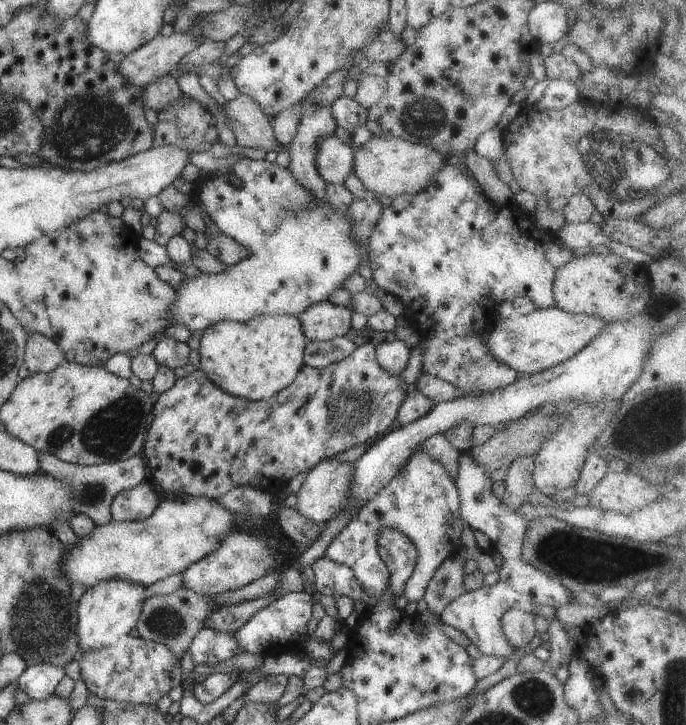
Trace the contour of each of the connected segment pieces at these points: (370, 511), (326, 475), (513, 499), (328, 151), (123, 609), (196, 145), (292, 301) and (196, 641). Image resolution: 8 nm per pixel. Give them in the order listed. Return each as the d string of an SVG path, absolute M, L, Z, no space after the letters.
M417 450L401 470L382 486L357 512L349 523L329 542L322 556L353 571L361 590L379 598L387 590L390 572L377 552L377 534L381 528L393 528L405 534L417 551L412 573L403 586L403 596L417 601L423 596L427 582L444 558L461 548L461 520L456 482L437 458Z
M330 457L320 460L299 485L295 493L294 510L297 510L301 516L305 516L307 520L323 526L327 520L342 511L341 506L347 496L351 474L353 474L353 462L339 462L339 460L331 460Z
M517 457L505 469L505 490L500 500L511 510L524 503L527 494L533 489L532 457Z
M335 135L325 136L313 156L317 176L327 184L344 184L347 174L352 171L353 148L337 140Z
M121 578L99 580L97 584L86 588L78 599L76 608L75 634L77 634L79 654L81 652L93 652L99 648L109 648L121 636L127 635L129 630L135 626L145 600L147 600L147 596L145 596L143 584L127 582Z
M183 93L179 100L157 110L156 113L156 122L150 124L151 130L153 130L153 142L151 142L153 148L165 144L165 146L177 146L191 154L192 152L205 152L205 150L209 150L209 146L213 142L217 142L218 130L211 114L202 108L197 100L193 100Z
M245 154L229 168L229 172L194 183L191 194L202 217L211 219L225 236L238 241L247 256L237 264L227 265L223 272L187 277L174 290L177 298L166 310L169 322L185 326L190 333L201 333L209 324L221 320L245 322L256 314L301 314L307 306L325 301L329 294L342 288L343 282L361 264L367 264L366 244L353 240L351 236L351 218L339 214L329 203L317 200L307 188L299 186L288 168L276 165L270 157Z
M203 628L198 630L190 640L188 652L195 664L203 662L213 666L216 662L240 654L241 650L237 640L233 638L233 632Z

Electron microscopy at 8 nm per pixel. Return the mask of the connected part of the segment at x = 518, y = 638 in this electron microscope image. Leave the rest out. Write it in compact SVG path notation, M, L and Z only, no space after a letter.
M508 608L503 612L499 622L501 622L501 630L507 638L507 644L511 648L523 647L533 638L536 633L533 618L534 615L531 613L525 613L514 608Z

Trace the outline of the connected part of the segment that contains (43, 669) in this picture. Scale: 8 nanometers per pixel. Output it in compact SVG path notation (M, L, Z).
M34 664L26 666L16 678L18 688L31 700L42 701L51 696L59 680L63 678L62 666Z

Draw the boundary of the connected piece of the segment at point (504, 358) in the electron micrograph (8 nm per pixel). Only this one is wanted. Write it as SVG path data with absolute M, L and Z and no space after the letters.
M534 307L529 314L514 314L504 319L495 318L489 332L483 332L481 338L487 346L487 352L497 362L509 366L517 375L533 374L577 354L589 340L593 340L603 330L605 324L607 321L589 314L565 312L557 307Z

